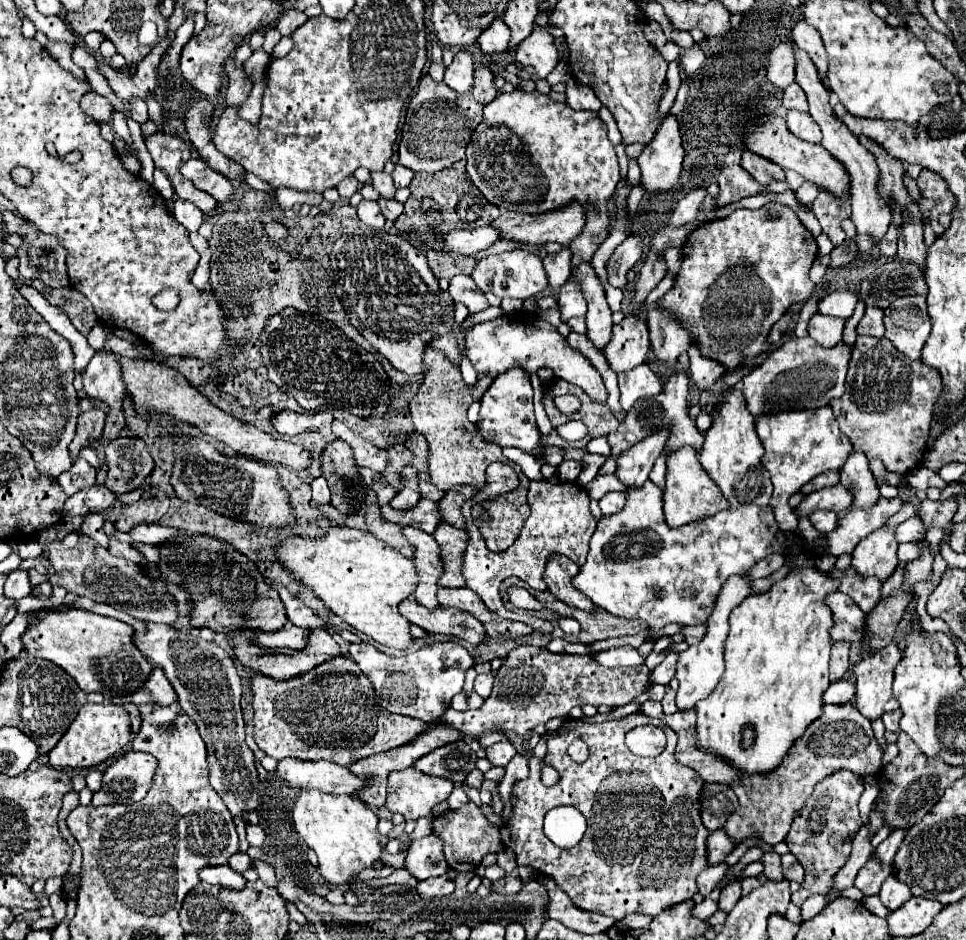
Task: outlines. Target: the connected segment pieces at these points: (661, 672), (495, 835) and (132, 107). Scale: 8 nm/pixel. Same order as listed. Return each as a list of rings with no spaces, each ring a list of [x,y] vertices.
[[[672,651],[666,653],[666,659],[654,671],[650,671],[650,683],[668,685],[676,673],[676,663],[678,663],[678,653],[672,653]]]
[[[468,801],[464,807],[456,809],[456,811],[446,811],[444,815],[436,817],[432,833],[438,835],[444,841],[446,861],[456,873],[470,873],[470,871],[474,871],[480,865],[484,855],[502,849],[502,839],[499,830],[488,823],[486,815],[472,801]]]
[[[132,97],[132,99],[128,101],[128,113],[130,113],[130,117],[132,117],[134,121],[144,123],[144,121],[148,119],[146,101],[142,101],[142,99],[138,99],[138,97]]]

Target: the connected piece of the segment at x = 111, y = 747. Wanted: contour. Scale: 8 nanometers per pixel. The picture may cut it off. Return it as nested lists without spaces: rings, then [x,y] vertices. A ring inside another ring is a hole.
[[[88,703],[78,711],[70,729],[62,735],[62,741],[48,753],[52,767],[96,767],[102,761],[118,753],[130,739],[130,717],[122,705],[114,703]]]

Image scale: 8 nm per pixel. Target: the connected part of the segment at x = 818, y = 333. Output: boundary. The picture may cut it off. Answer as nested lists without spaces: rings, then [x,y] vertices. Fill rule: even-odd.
[[[816,313],[808,323],[808,333],[822,347],[834,347],[842,341],[844,325],[846,325],[846,321],[840,319],[840,317],[830,317],[830,315]]]

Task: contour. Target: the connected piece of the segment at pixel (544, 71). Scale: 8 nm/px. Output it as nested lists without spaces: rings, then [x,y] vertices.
[[[534,27],[534,31],[518,45],[516,61],[522,67],[530,67],[536,77],[546,77],[558,63],[558,53],[552,41],[554,37],[546,29]]]

